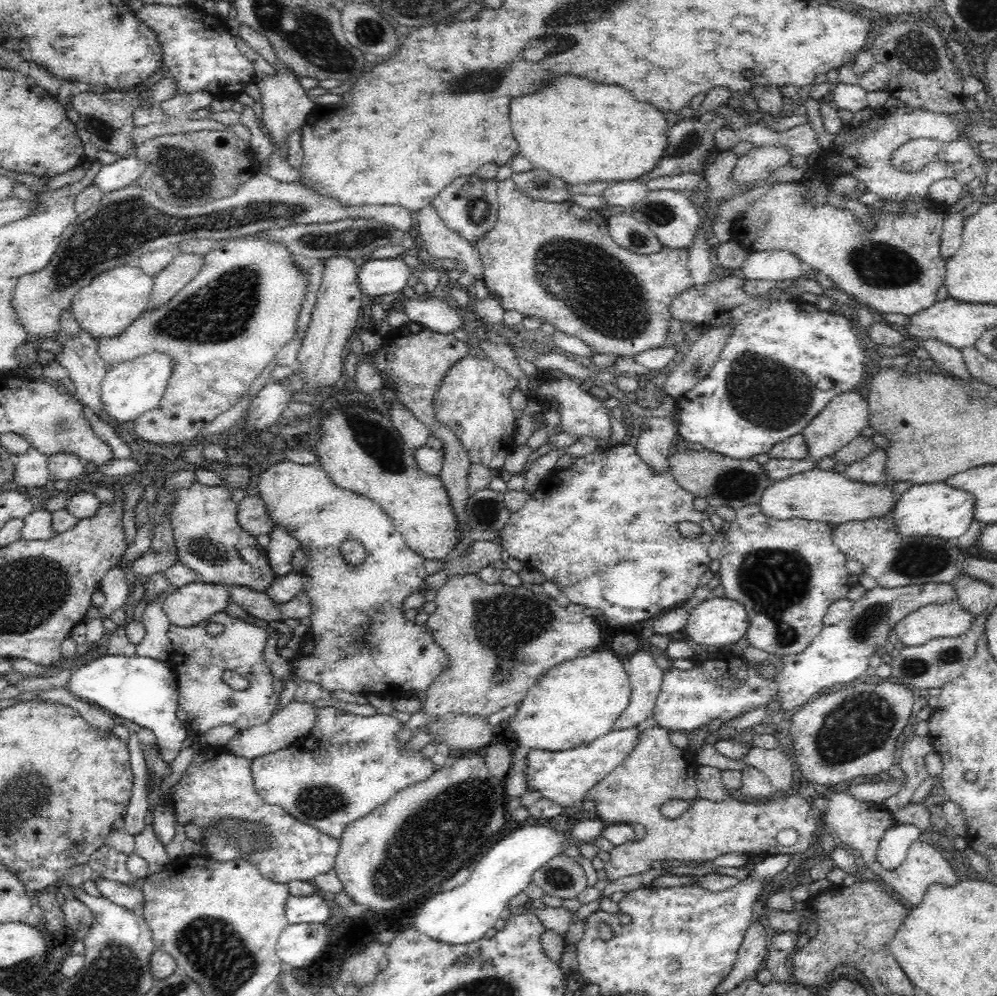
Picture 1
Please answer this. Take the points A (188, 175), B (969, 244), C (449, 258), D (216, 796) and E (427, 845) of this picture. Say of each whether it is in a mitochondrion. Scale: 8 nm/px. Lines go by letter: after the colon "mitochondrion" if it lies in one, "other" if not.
A: mitochondrion
B: other
C: other
D: other
E: mitochondrion

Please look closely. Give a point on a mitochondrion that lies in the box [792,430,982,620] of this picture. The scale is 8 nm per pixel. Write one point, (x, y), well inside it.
(920, 559)

